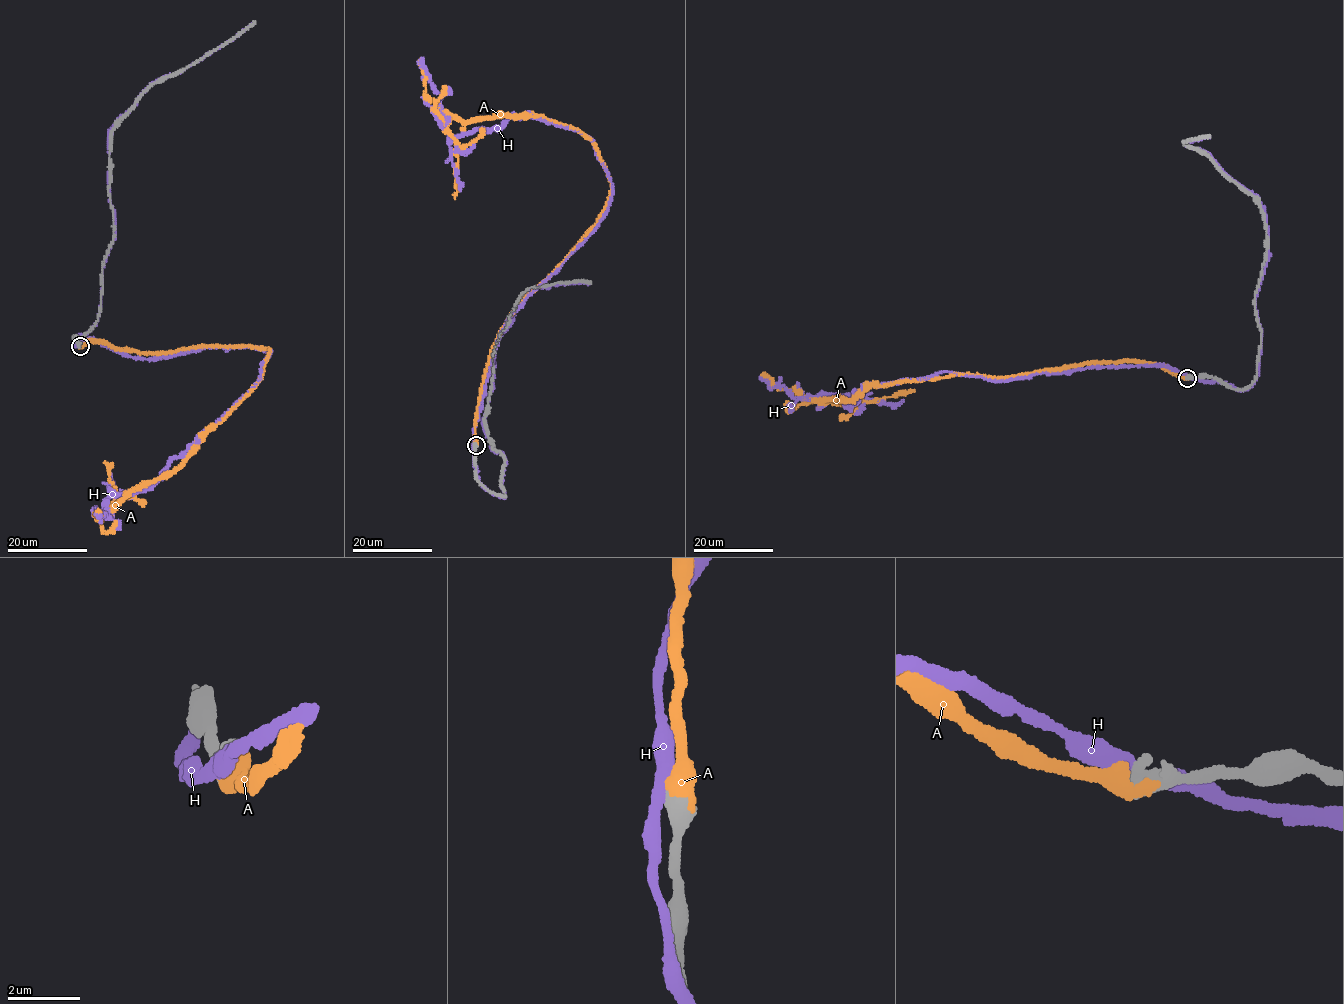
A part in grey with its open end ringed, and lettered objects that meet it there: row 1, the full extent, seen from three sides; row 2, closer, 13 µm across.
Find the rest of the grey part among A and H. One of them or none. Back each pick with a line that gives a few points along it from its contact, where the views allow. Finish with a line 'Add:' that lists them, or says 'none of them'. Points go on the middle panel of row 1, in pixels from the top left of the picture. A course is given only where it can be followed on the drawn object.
A: via (474, 445), (499, 331), (584, 237), (611, 186), (575, 129), (498, 114), (448, 121), (454, 198)
Add: A

